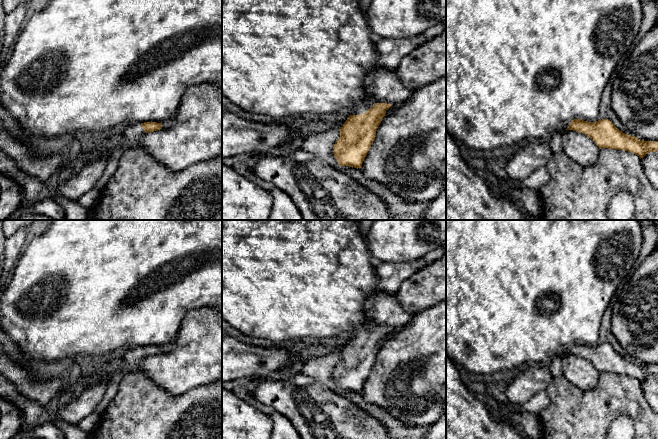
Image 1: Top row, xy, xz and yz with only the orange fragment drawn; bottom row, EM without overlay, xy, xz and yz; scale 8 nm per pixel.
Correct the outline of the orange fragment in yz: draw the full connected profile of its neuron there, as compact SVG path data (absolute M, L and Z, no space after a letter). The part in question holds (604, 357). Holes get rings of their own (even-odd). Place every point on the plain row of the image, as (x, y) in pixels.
M574 343L566 354L580 356L591 362L601 372L624 374L636 378L640 383L649 376L658 375L658 365L643 365L627 359L616 352L608 343L588 346Z

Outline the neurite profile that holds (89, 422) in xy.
M93 412L92 414L86 416L83 420L81 420L77 424L77 426L81 428L83 431L90 433L100 421L101 416Z

